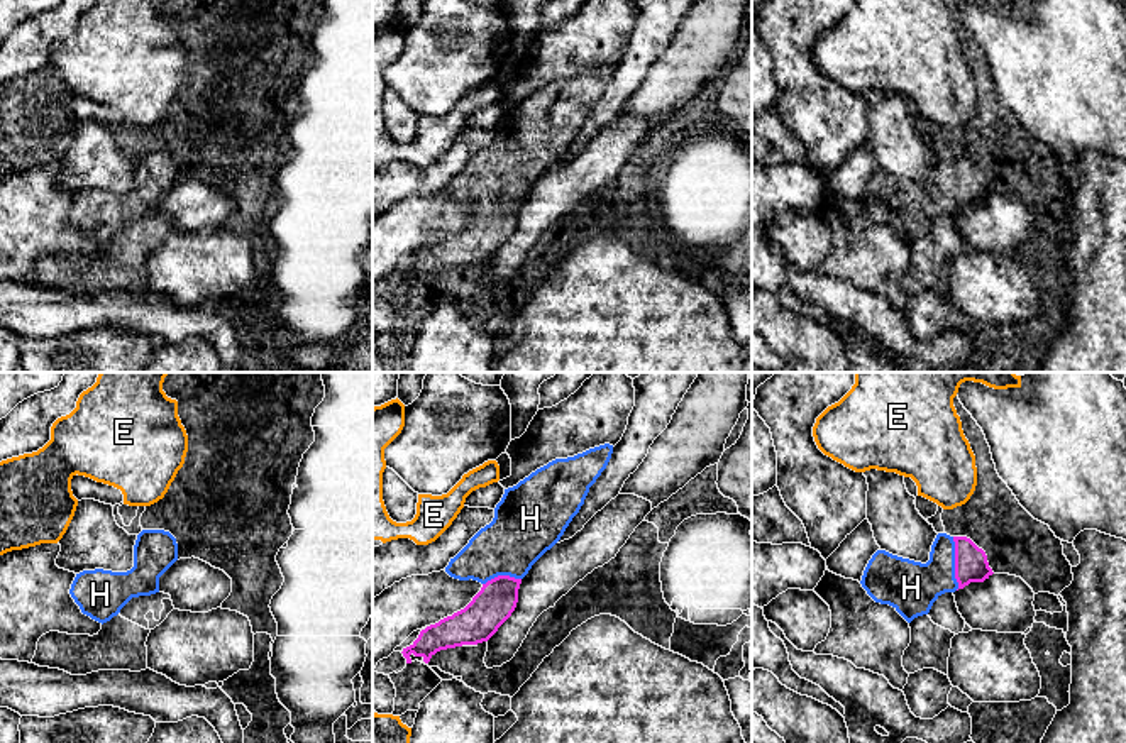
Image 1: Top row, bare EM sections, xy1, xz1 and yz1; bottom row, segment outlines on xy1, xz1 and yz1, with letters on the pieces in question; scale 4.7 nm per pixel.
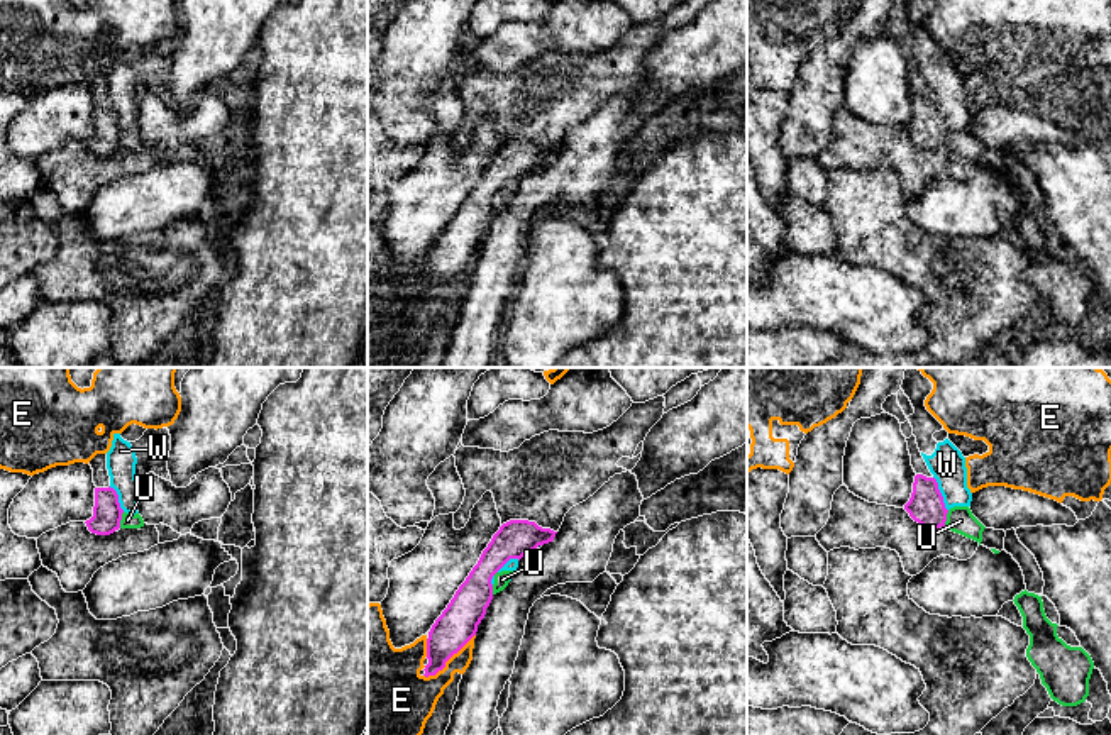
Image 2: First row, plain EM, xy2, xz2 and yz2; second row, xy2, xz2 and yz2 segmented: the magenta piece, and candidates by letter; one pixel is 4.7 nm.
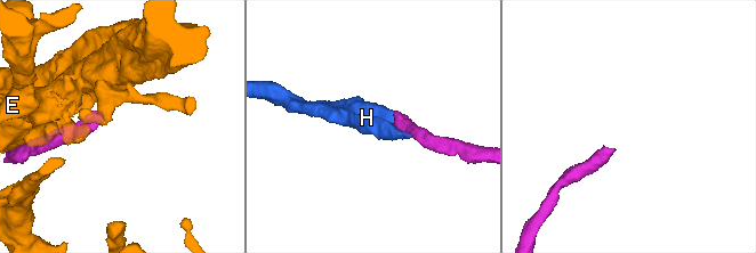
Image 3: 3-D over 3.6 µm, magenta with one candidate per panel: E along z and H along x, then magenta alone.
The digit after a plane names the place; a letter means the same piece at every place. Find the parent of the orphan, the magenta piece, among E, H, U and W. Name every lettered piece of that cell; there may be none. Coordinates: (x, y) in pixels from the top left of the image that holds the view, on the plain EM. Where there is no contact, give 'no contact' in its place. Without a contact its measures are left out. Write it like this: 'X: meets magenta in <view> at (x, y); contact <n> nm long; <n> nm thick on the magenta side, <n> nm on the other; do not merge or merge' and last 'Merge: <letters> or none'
E: meets magenta in xz2 at (447, 280); contact 320 nm long; 190 nm thick on the magenta side, 240 nm on the other; do not merge
H: meets magenta in yz1 at (955, 185); contact 260 nm long; 160 nm thick on the magenta side, 240 nm on the other; merge
U: meets magenta in xy2 at (121, 139); contact 80 nm long; 140 nm thick on the magenta side, 70 nm on the other; do not merge
W: meets magenta in yz2 at (940, 114); contact 180 nm long; 170 nm thick on the magenta side, 170 nm on the other; do not merge
Merge: H

